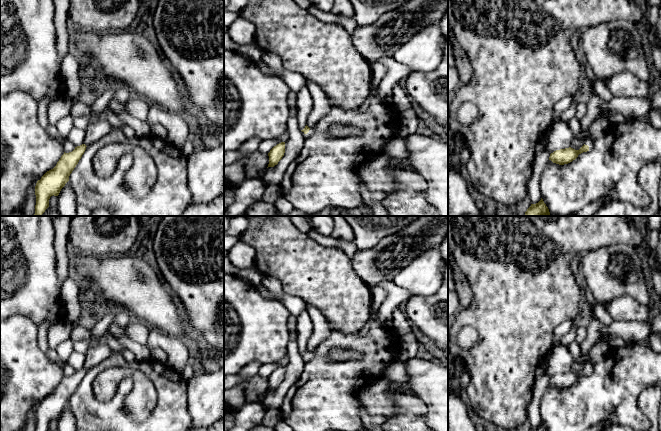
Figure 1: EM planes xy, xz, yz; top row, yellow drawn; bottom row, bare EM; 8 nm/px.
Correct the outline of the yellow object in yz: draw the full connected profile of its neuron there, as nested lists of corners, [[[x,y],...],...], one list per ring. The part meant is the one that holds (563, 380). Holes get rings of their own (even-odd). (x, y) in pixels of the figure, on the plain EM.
[[[575,341],[566,347],[571,356],[580,363],[584,369],[579,374],[569,371],[551,377],[549,384],[559,389],[568,388],[575,384],[579,378],[589,375],[589,370],[593,366],[593,363],[588,359],[587,355],[581,351],[580,346]]]

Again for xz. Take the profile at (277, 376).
[[[281,366],[274,370],[270,376],[268,377],[269,380],[269,388],[268,391],[274,391],[278,388],[278,386],[282,383],[285,377],[285,366]]]

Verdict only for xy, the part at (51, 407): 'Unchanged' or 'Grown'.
Grown

